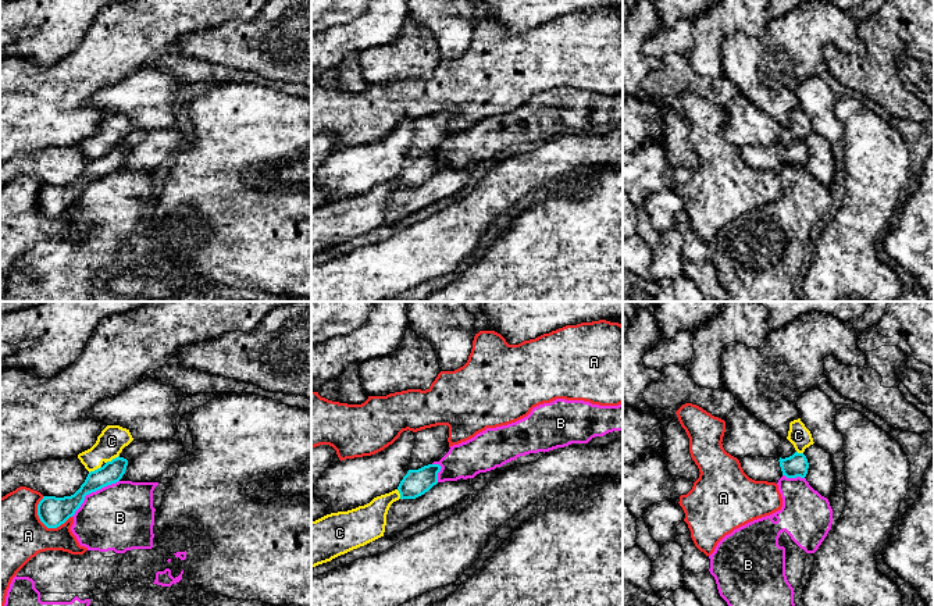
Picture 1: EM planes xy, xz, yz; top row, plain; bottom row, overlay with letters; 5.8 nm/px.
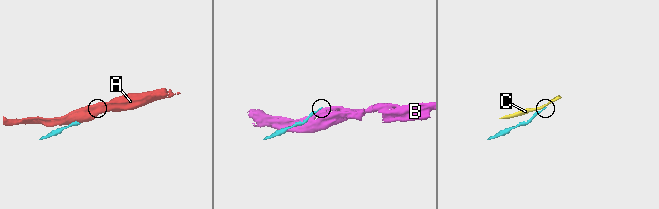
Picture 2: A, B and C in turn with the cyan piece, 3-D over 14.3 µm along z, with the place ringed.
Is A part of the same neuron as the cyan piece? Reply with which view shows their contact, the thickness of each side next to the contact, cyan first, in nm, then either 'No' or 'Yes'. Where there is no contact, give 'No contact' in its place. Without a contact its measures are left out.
Touches cyan in xy. Thickness 170 nm (cyan) against 400 nm. No

